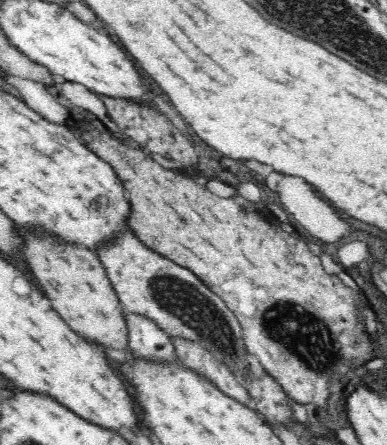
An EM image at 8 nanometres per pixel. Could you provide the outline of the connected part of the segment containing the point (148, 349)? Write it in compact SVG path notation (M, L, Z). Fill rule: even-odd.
M126 312L128 342L138 357L146 359L174 359L177 357L174 343L166 332L160 330L153 320Z

